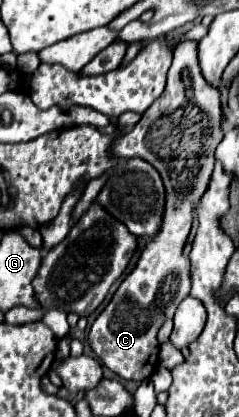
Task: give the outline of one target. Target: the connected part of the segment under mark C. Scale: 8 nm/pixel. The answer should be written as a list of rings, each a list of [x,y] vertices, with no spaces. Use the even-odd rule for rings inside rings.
[[[181,41],[173,51],[173,63],[167,75],[163,95],[143,113],[141,121],[111,145],[115,157],[141,157],[149,161],[163,177],[167,189],[165,215],[159,235],[143,249],[137,267],[125,277],[109,305],[99,313],[89,331],[89,345],[97,359],[123,379],[143,381],[161,363],[167,369],[181,365],[185,359],[171,343],[157,343],[159,327],[175,315],[179,303],[189,295],[189,259],[183,257],[183,245],[191,229],[193,207],[207,189],[215,147],[221,141],[221,101],[219,91],[209,85],[197,63],[197,43]]]

